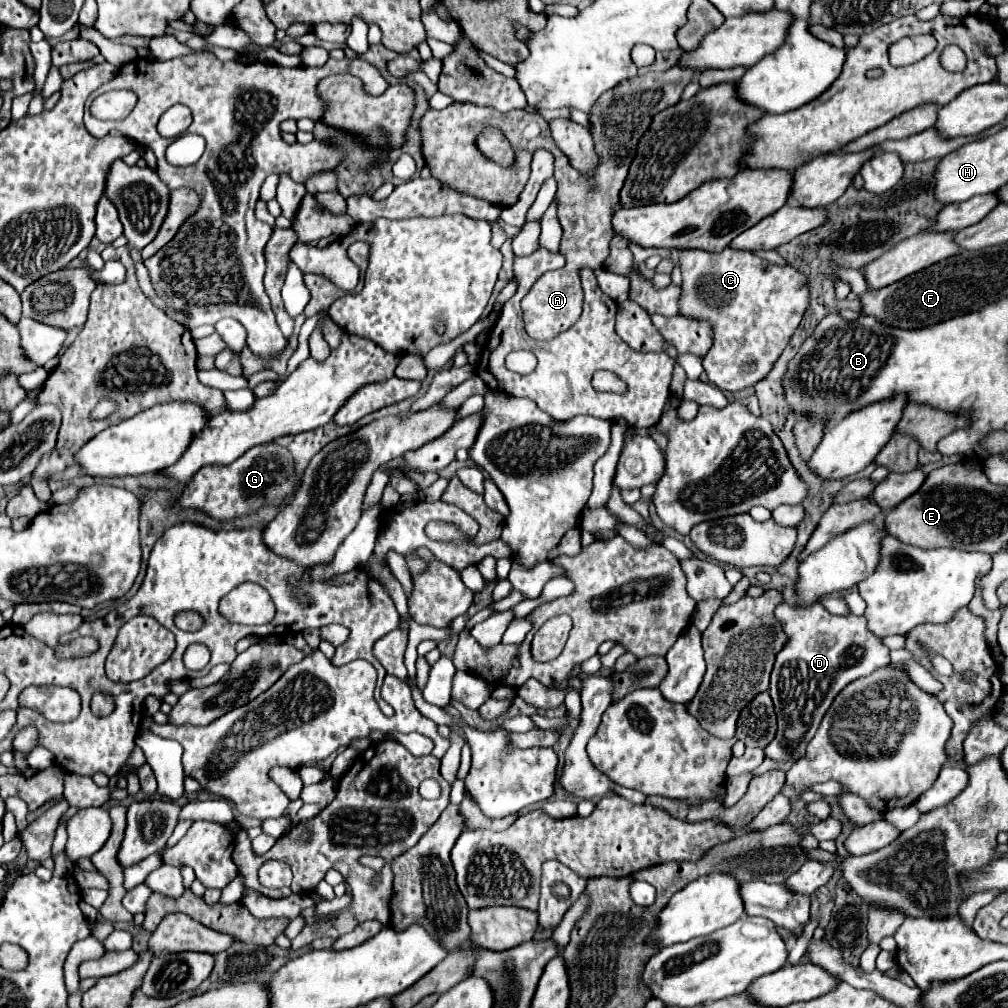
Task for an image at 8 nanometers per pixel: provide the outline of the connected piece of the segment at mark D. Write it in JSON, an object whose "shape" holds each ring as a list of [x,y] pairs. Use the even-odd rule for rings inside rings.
{"shape":[[[820,603],[804,609],[780,605],[776,617],[784,623],[788,643],[778,653],[772,669],[770,697],[778,715],[778,733],[764,751],[770,759],[800,759],[834,697],[848,683],[886,667],[890,649],[866,627],[864,617],[832,615]],[[852,647],[858,647],[858,659],[848,659]]]}

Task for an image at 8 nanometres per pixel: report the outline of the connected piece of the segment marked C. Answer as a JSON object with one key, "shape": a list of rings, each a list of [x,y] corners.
{"shape":[[[726,247],[720,253],[708,253],[704,249],[678,249],[678,255],[684,277],[680,313],[706,319],[714,327],[714,343],[704,357],[708,379],[722,391],[740,391],[756,385],[770,373],[808,309],[808,285],[804,285],[804,275],[790,265],[774,265],[760,259],[752,251],[736,251],[732,247]]]}

